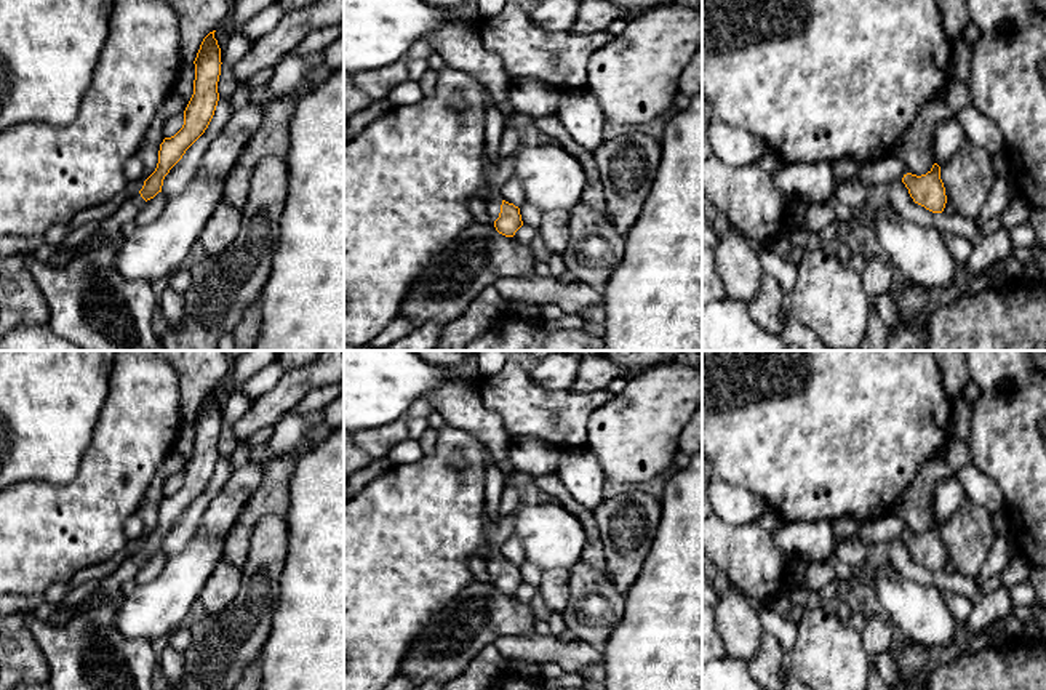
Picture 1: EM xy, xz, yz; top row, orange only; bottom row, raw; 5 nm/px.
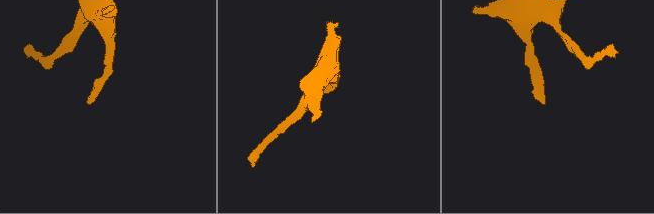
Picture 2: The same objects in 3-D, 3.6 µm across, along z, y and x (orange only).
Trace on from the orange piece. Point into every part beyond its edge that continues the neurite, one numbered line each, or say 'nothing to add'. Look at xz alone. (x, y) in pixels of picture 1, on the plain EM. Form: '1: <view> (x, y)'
1: xz (493, 559)

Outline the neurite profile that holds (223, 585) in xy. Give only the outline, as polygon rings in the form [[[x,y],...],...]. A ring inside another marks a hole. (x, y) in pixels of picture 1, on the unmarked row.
[[[224,554],[216,562],[203,592],[202,602],[206,615],[221,615],[237,597],[242,586],[242,568],[230,564]]]

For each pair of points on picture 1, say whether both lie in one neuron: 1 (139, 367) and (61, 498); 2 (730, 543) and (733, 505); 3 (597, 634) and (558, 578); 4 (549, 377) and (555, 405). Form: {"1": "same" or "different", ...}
{"1": "same", "2": "different", "3": "different", "4": "different"}

